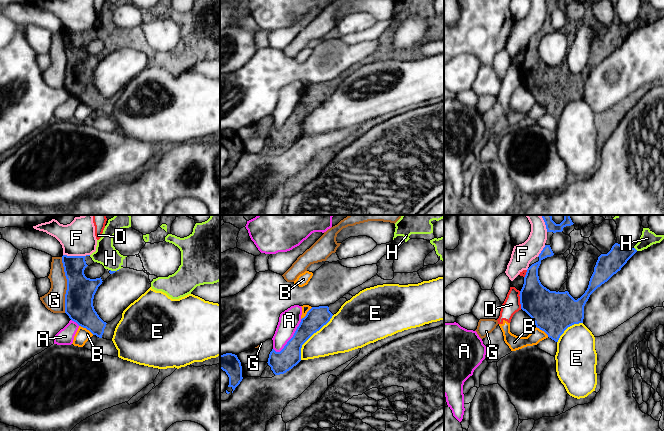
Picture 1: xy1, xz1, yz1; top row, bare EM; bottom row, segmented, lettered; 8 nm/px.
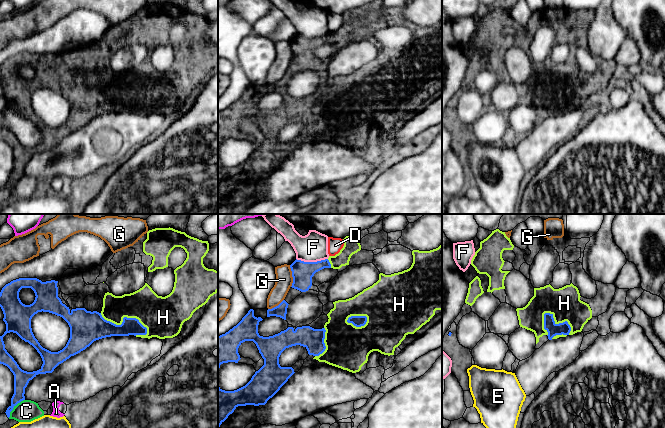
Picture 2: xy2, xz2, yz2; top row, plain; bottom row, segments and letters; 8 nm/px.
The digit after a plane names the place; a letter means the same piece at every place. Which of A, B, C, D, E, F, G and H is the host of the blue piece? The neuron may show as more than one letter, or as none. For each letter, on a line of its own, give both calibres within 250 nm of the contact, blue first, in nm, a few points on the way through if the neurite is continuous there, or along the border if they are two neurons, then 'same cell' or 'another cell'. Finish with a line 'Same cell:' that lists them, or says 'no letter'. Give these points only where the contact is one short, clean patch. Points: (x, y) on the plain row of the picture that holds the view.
A: calibres 180 and 170 nm; another cell
B: calibres 220 and 120 nm; border xy1 (79, 101), (88, 105), (93, 110); another cell
C: calibres 130 and 180 nm; another cell
D: calibres 300 and 140 nm; border yz1 (519, 67), (521, 84); another cell
E: calibres 170 and 300 nm; another cell
F: calibres 180 and 240 nm; another cell
G: calibres 220 and 170 nm; another cell
H: calibres 200 and 280 nm; same cell
Same cell: H

